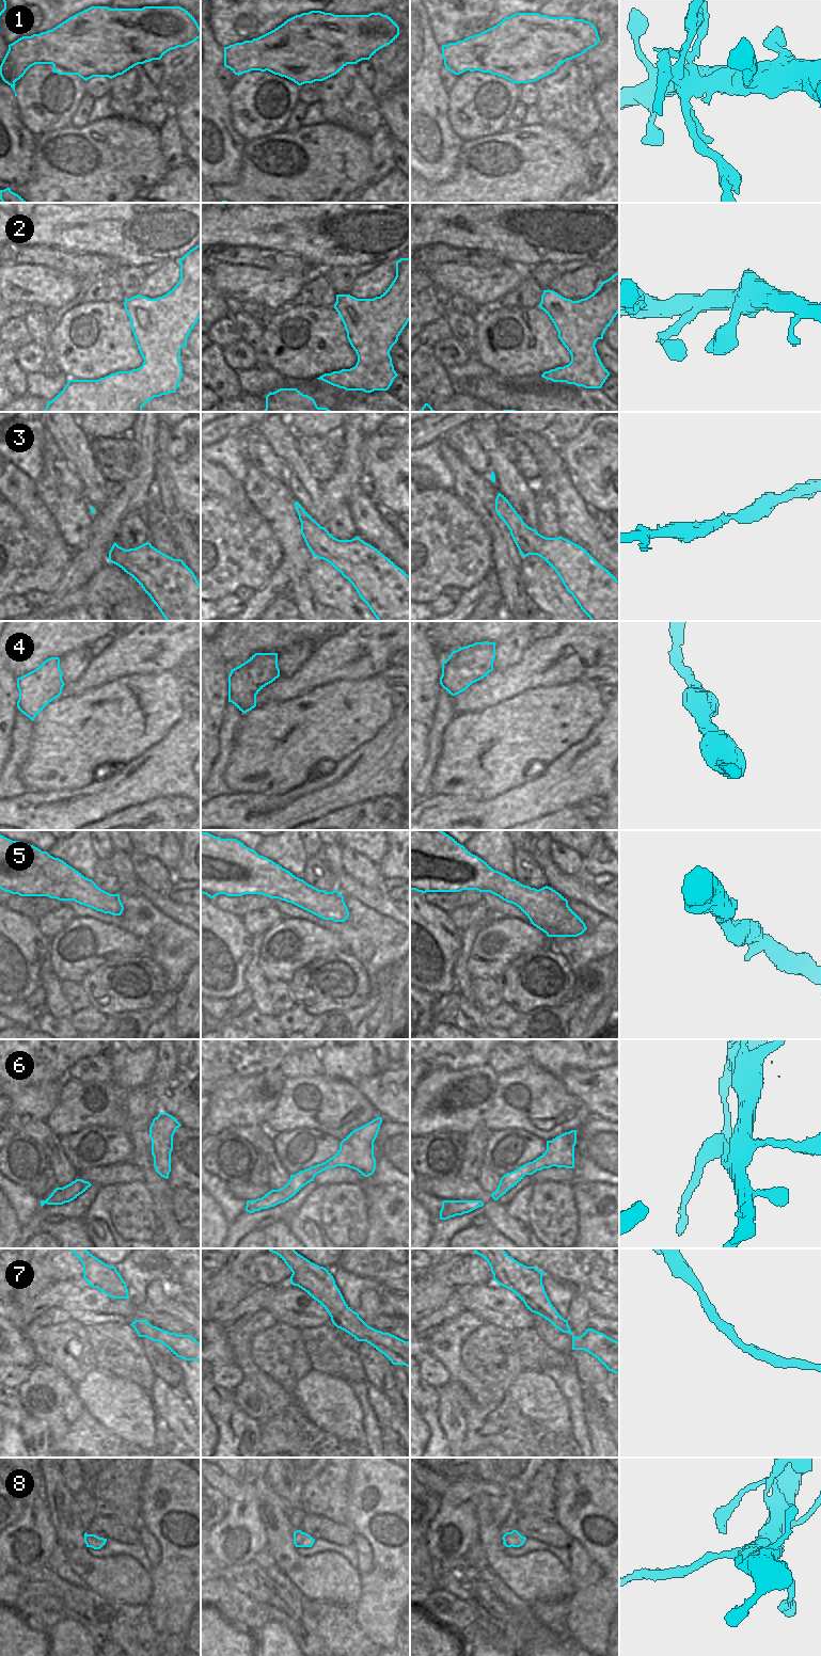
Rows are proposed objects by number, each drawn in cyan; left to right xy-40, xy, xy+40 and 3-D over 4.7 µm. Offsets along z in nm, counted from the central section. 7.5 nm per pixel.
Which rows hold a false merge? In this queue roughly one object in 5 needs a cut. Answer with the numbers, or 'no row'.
1, 6, 8

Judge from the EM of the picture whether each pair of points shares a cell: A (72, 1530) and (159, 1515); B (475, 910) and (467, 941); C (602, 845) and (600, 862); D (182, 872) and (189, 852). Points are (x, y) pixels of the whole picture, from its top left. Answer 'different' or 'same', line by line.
A: different
B: different
C: same
D: same

